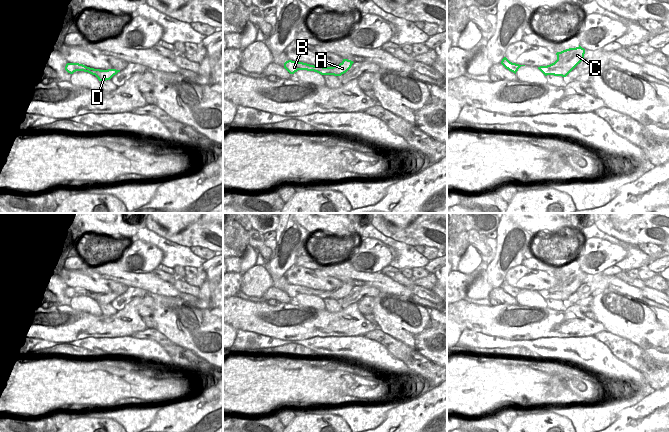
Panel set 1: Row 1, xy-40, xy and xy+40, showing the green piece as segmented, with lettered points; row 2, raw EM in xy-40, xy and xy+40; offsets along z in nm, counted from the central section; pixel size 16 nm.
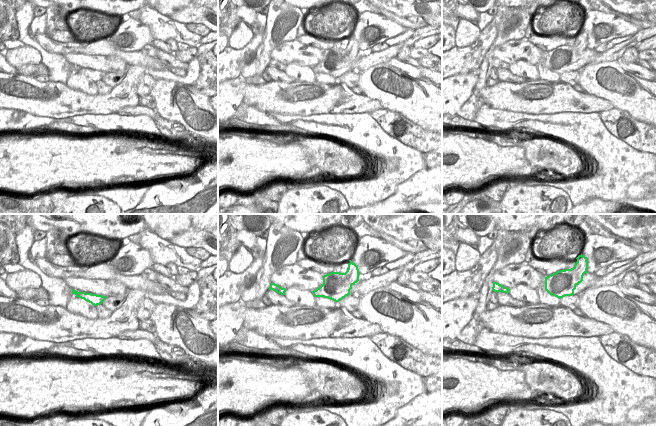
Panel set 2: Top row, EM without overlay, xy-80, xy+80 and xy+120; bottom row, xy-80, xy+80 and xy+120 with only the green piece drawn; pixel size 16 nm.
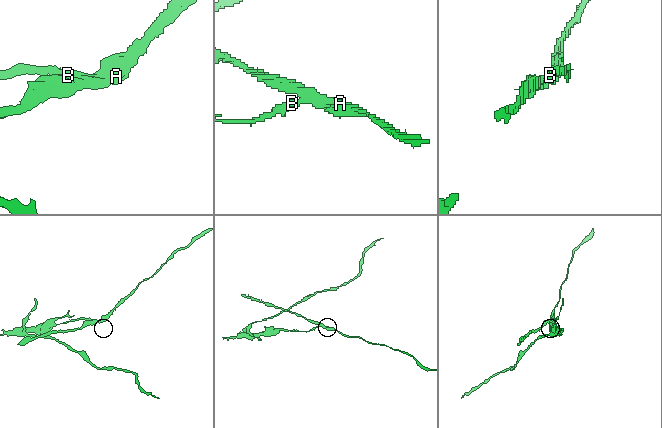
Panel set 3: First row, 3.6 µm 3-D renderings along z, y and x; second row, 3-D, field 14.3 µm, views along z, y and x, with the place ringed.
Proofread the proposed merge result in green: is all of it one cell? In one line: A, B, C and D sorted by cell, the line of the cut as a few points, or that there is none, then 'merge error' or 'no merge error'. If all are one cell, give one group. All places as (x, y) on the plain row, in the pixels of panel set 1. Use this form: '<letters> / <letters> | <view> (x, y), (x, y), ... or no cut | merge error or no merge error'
A C D / B | xy (319, 290), (312, 294) | merge error

